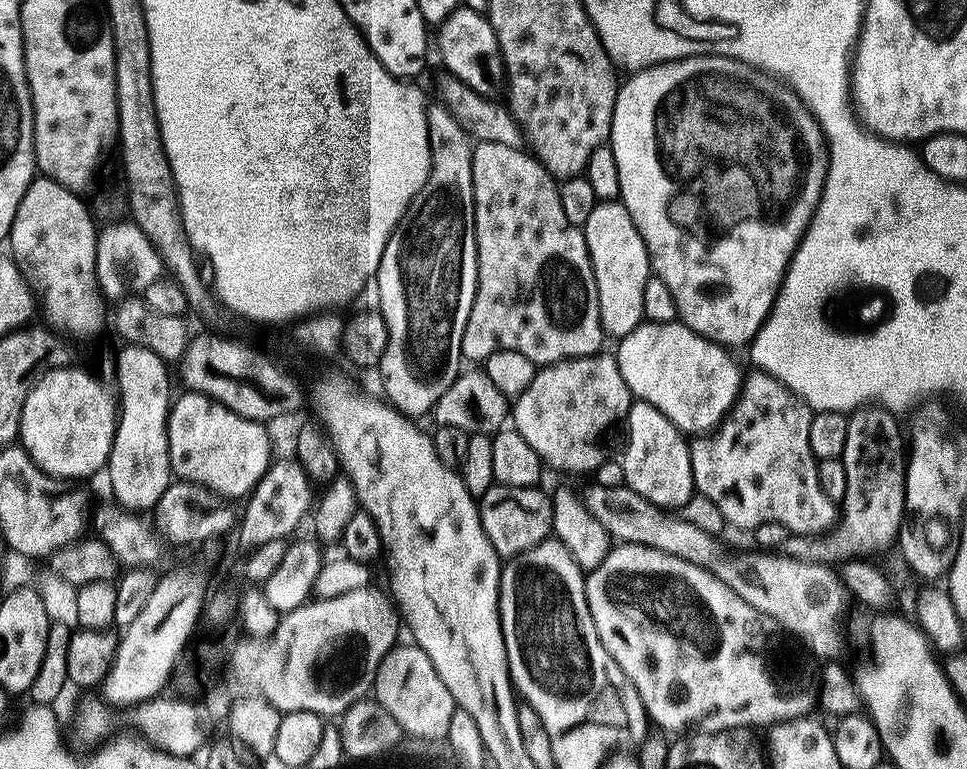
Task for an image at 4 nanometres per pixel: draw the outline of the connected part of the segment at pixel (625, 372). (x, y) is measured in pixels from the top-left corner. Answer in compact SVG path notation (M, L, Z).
M641 322L629 336L623 337L619 341L619 344L620 349L615 349L614 355L618 366L622 370L622 378L626 382L626 386L632 391L633 397L636 400L644 400L648 404L653 404L670 423L680 429L681 433L689 434L688 432L696 432L692 434L704 434L710 429L713 429L727 415L728 409L732 407L733 401L736 400L737 393L740 392L742 371L740 372L739 366L732 361L732 356L728 353L731 351L727 347L715 344L712 340L707 340L705 336L700 336L694 329L687 328L682 322L673 322L670 324L649 324L647 322Z

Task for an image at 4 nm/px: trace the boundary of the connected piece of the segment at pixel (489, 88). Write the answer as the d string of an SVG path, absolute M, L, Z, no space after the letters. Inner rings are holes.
M461 6L438 24L434 32L434 48L440 51L440 60L447 71L452 72L466 86L478 94L491 97L496 87L505 83L504 55L500 53L500 43L492 22L483 11Z

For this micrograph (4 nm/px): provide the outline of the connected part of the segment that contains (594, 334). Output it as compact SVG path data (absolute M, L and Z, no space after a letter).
M479 142L472 149L472 197L474 198L474 222L476 223L476 293L470 306L470 318L466 318L466 330L462 334L462 356L465 361L483 362L498 350L518 350L526 354L537 366L557 364L560 360L575 360L577 356L595 356L606 341L604 327L600 325L600 299L596 289L596 275L592 272L592 260L588 257L588 243L581 225L570 222L562 210L562 198L557 181L523 147L502 146L498 142Z

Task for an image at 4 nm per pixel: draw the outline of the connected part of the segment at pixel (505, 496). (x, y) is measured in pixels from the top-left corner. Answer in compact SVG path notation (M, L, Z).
M493 484L486 494L479 497L480 521L486 538L494 546L497 556L511 558L538 546L553 535L552 502L549 493L539 492L539 487L511 488L505 484Z

